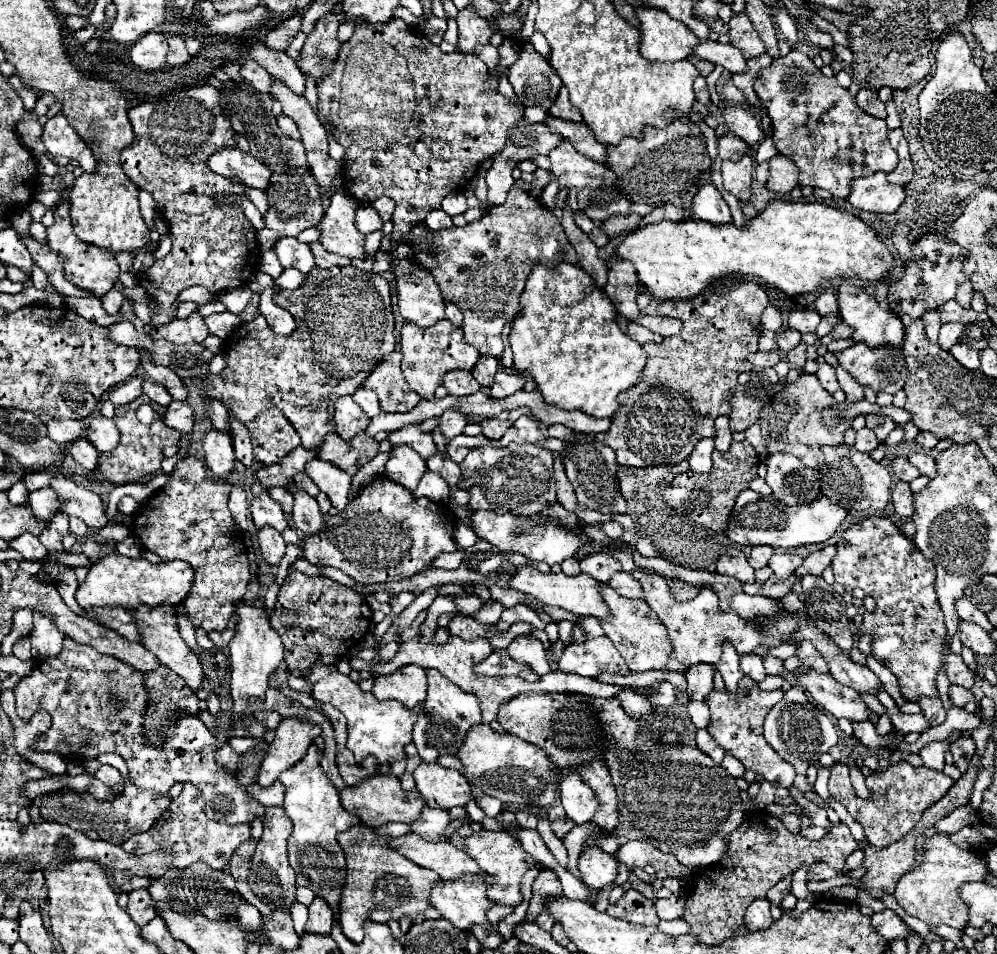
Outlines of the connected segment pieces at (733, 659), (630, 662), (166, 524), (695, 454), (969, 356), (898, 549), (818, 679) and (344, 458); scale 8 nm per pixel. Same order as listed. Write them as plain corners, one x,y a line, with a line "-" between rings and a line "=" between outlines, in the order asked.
724,643
722,645
722,657
720,657
720,663
716,663
716,669
720,671
720,675
722,675
724,683
726,683
726,689
728,691
736,691
738,681
744,677
744,673
740,671
738,653
732,647
732,643
=
600,583
598,587
610,611
610,617
598,619
598,621
606,637
612,639
612,643
624,657
628,669
630,671
650,671
650,669
664,671
668,655
672,653
672,645
668,643
668,631
664,631
664,625
660,623
660,619
656,619
656,613
642,599
626,599
618,595
608,583
=
190,455
176,463
170,481
134,513
134,537
144,549
164,561
188,561
196,571
196,585
192,585
190,595
184,599
184,613
190,617
194,629
204,629
206,633
226,629
250,579
244,535
228,509
230,489
228,481
212,479
204,463
=
700,439
688,457
690,471
708,473
712,469
712,457
710,457
712,451
714,451
714,439
=
956,343
956,345
950,349
950,353
956,357
958,363
962,363
962,365
964,365
966,369
970,369
970,371
976,371
976,369
980,367
980,351
972,349
972,347
966,345
966,343
=
868,517
862,523
856,523
854,527
846,529
836,543
836,555
832,559
832,571
836,583
844,585
846,589
860,587
866,591
866,595
874,597
876,611
866,611
863,622
858,631
860,635
872,637
872,655
876,661
880,661
886,669
890,669
898,681
900,691
908,701
918,701
920,697
936,697
936,675
940,669
946,671
948,681
952,685
962,685
966,689
972,689
976,679
970,673
968,665
962,661
960,655
952,653
946,643
946,625
944,625
944,613
940,609
938,597
936,597
936,569
930,559
926,559
920,549
900,531
896,523
892,523
886,517
=
796,669
794,675
797,682
810,693
812,699
818,705
822,705
828,713
832,713
836,719
844,717
852,723
870,721
870,711
862,701
860,693
836,683
836,679
832,679
830,673
824,675
813,669
802,673
800,669
=
330,433
326,435
322,447
318,447
318,459
334,463
336,467
340,467
350,475
356,475
358,469
376,455
378,455
378,443
366,433
360,433
350,441
344,441
340,439
340,435

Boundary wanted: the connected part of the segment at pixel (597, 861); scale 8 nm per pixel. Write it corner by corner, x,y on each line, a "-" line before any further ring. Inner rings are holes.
586,847
580,855
580,863
578,869
582,873
582,881
590,887
590,889
604,889
606,885
610,885
616,875
618,875
618,861
614,855
604,853
598,847

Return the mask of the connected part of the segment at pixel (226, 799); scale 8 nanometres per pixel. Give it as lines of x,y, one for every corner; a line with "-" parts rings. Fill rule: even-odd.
64,651
60,655
44,657
42,661
36,661
32,675
22,677
18,687
14,689
16,713
22,721
30,721
30,717
40,709
44,709
52,715
52,727
46,733
38,735
38,739
32,743
32,749
34,751
52,751
74,763
84,763
86,759
96,759
102,753
118,753
128,765
132,785
138,789
146,789
154,795
166,795
176,781
192,783
200,789
200,793
206,799
204,811
206,811
208,819
220,821
226,825
250,823
254,817
262,819
264,805
250,799
246,795
244,787
238,783
238,779
230,773
224,773
224,769
216,763
214,755
218,751
218,739
208,731
208,727
196,715
178,717
174,727
162,731
164,739
158,747
152,747
146,743
146,729
142,723
144,723
146,707
148,707
148,691
146,691
144,679
132,679
134,673
138,673
138,671
132,665
122,663
120,659
114,659
108,655
100,655
100,653
84,657
82,653
76,653
76,651

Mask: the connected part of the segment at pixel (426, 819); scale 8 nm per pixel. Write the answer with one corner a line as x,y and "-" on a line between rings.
424,807
420,813
420,819
410,823
410,831
428,841
446,841
444,831
448,823
450,823
450,815
446,811

